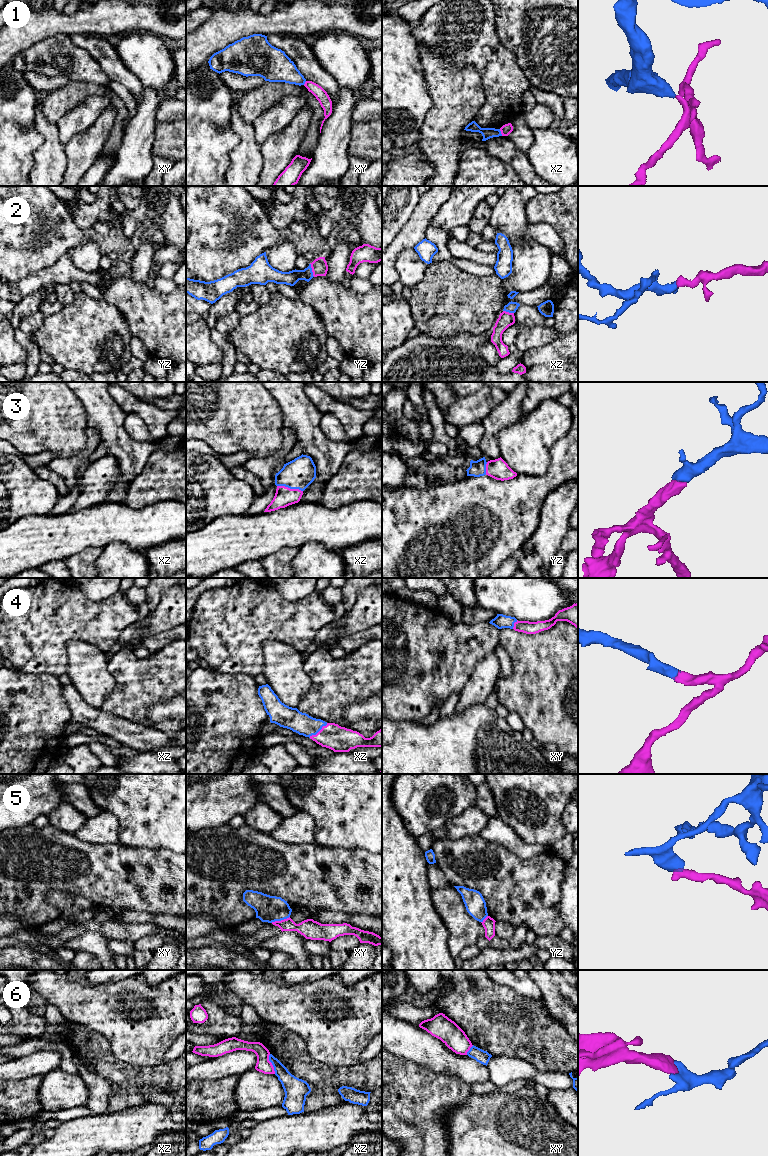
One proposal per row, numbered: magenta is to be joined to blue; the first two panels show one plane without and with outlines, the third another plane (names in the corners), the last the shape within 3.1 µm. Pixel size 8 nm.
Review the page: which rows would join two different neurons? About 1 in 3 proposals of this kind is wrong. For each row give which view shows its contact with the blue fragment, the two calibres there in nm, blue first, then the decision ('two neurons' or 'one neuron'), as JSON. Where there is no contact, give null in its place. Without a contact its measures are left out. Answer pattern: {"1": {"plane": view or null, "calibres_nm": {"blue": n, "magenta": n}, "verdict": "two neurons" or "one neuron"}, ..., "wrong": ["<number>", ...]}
{"1": {"plane": "xz", "calibres_nm": {"blue": 90, "magenta": 90}, "verdict": "two neurons"}, "2": {"plane": "yz", "calibres_nm": {"blue": 110, "magenta": 130}, "verdict": "one neuron"}, "3": {"plane": "xz", "calibres_nm": {"blue": 240, "magenta": 160}, "verdict": "one neuron"}, "4": {"plane": "xz", "calibres_nm": {"blue": 180, "magenta": 200}, "verdict": "one neuron"}, "5": {"plane": "xy", "calibres_nm": {"blue": 220, "magenta": 150}, "verdict": "two neurons"}, "6": {"plane": "xz", "calibres_nm": {"blue": 160, "magenta": 120}, "verdict": "two neurons"}, "wrong": ["1", "5", "6"]}

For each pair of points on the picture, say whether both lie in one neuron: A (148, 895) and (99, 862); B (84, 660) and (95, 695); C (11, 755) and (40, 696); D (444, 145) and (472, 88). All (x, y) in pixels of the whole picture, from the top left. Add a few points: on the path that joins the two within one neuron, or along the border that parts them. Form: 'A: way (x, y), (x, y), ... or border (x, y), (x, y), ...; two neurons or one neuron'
A: way (139, 883), (126, 883), (120, 877), (112, 875); one neuron
B: way (87, 669), (94, 686); one neuron
C: way (11, 740), (11, 726), (26, 711); one neuron
D: way (444, 131), (444, 122), (458, 102); one neuron

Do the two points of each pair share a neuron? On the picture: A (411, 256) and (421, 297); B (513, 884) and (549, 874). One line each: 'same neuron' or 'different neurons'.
A: different neurons
B: same neuron

